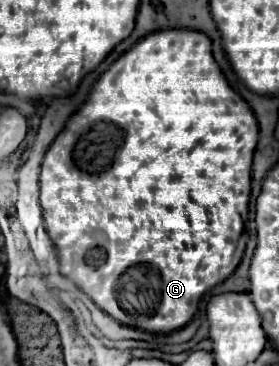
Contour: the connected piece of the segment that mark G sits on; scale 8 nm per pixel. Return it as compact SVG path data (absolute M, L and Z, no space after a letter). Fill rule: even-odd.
M193 29L155 31L137 41L101 75L93 87L95 93L91 91L67 122L69 113L87 97L89 83L89 79L85 87L81 83L79 91L69 97L53 99L43 115L29 157L19 167L19 221L35 255L53 255L53 247L37 239L37 229L45 219L59 253L61 273L119 323L151 333L181 329L195 315L203 293L223 283L243 257L257 119L247 101L223 77L211 55L211 39Z

